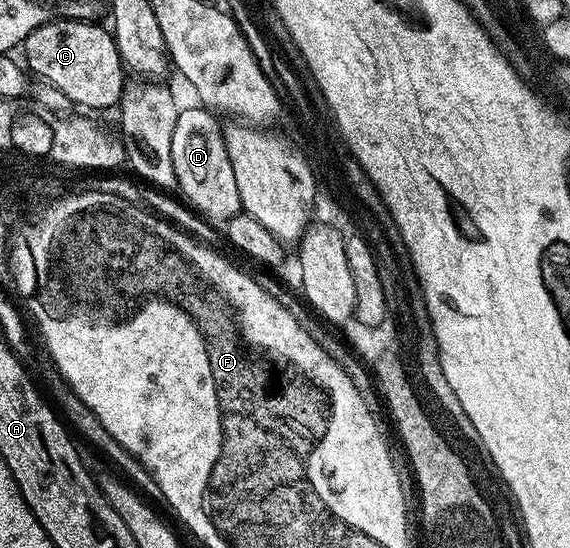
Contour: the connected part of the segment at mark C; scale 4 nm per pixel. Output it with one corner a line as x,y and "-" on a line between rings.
53,18
24,39
23,52
27,71
66,94
73,105
112,109
119,105
126,83
126,69
120,60
116,40
100,22

